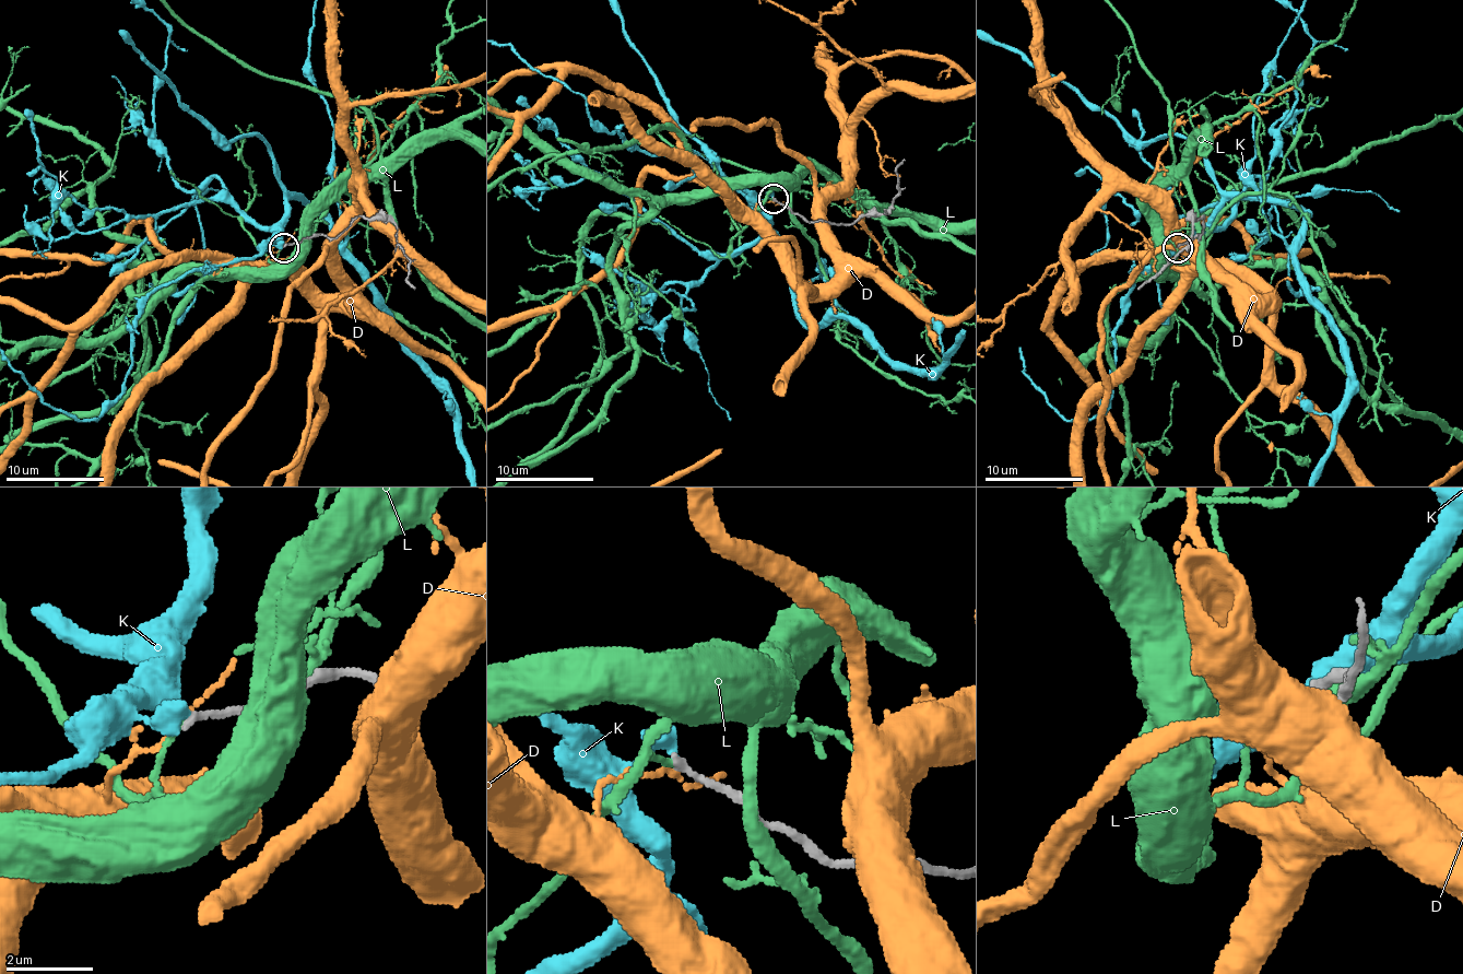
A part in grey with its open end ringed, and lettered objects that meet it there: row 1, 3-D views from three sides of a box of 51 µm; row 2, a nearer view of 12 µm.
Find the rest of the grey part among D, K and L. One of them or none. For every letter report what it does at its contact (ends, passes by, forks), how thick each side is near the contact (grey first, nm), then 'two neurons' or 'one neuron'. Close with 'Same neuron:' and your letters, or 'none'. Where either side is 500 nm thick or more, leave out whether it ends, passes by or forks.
D: it passes by | 190/100 nm | two neurons
K: it ends | 190/420 nm | two neurons
L: it ends | 180/110 nm | two neurons
Same neuron: none

